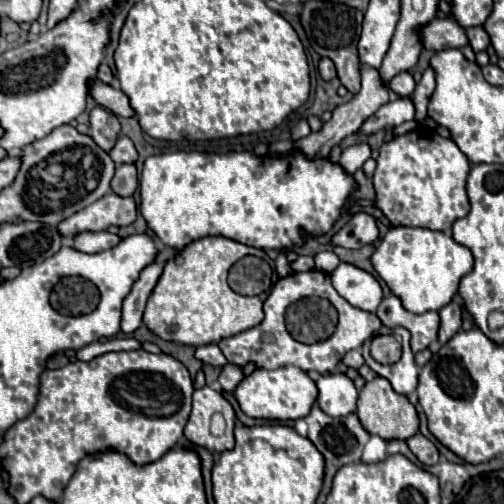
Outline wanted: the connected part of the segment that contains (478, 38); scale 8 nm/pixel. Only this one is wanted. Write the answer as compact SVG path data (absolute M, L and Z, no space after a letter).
M470 27L468 33L468 43L472 47L474 53L480 53L480 51L486 51L486 47L490 45L490 39L488 39L488 33L482 29L482 27Z

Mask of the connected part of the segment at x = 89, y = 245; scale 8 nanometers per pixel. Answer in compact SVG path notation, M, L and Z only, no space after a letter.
M96 231L96 233L80 233L74 237L74 247L84 253L100 253L104 249L110 249L118 245L122 239L108 231Z

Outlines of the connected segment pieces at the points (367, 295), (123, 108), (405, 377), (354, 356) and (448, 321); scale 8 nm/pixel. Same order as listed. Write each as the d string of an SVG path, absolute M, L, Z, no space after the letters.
M340 263L332 273L332 285L350 305L374 313L382 301L380 283L366 271L350 265Z
M92 79L88 83L88 87L90 87L90 97L98 105L112 111L114 115L118 115L118 117L132 117L134 115L130 103L128 103L128 97L116 85L106 85L100 79Z
M382 327L378 333L390 333L396 337L396 341L402 345L402 357L400 361L392 363L392 365L380 365L378 361L374 359L366 359L366 365L376 371L378 375L386 377L394 391L400 393L400 395L410 395L416 385L418 385L418 367L414 363L414 355L410 351L410 335L406 329L398 327L398 329L388 329L388 327Z
M354 349L354 351L348 351L348 353L344 355L342 363L344 363L346 367L354 367L354 369L360 369L360 367L364 365L364 359L362 359L360 351L358 351L358 349Z
M448 303L446 307L440 309L440 331L438 331L438 343L444 345L454 333L458 333L462 325L462 315L460 315L460 305L458 303Z

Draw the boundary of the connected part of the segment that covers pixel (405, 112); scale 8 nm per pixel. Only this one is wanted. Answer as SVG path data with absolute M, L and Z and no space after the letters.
M406 97L406 99L396 99L392 103L386 103L384 107L380 107L374 115L370 115L358 129L358 133L362 135L374 135L382 129L388 129L388 127L396 127L396 125L402 125L404 121L410 121L414 119L414 105L412 101Z

